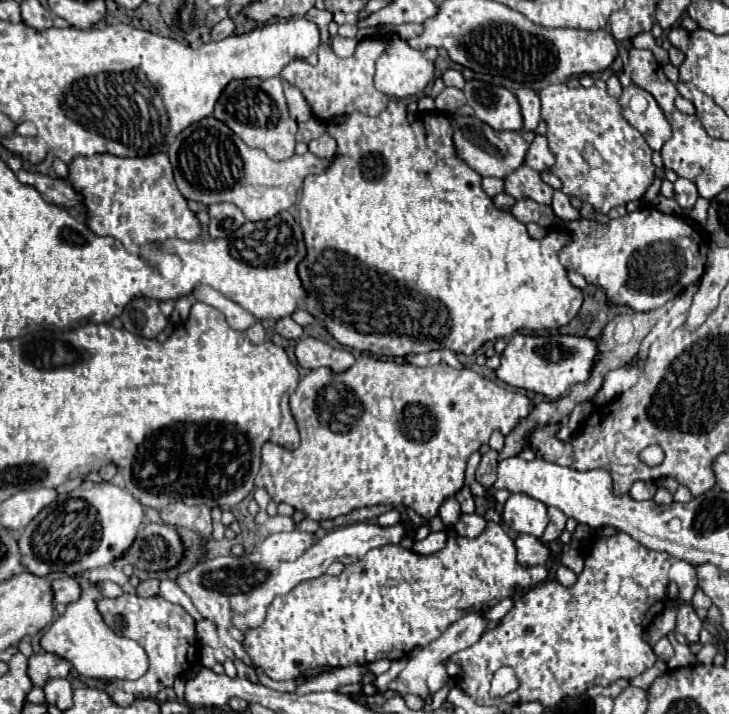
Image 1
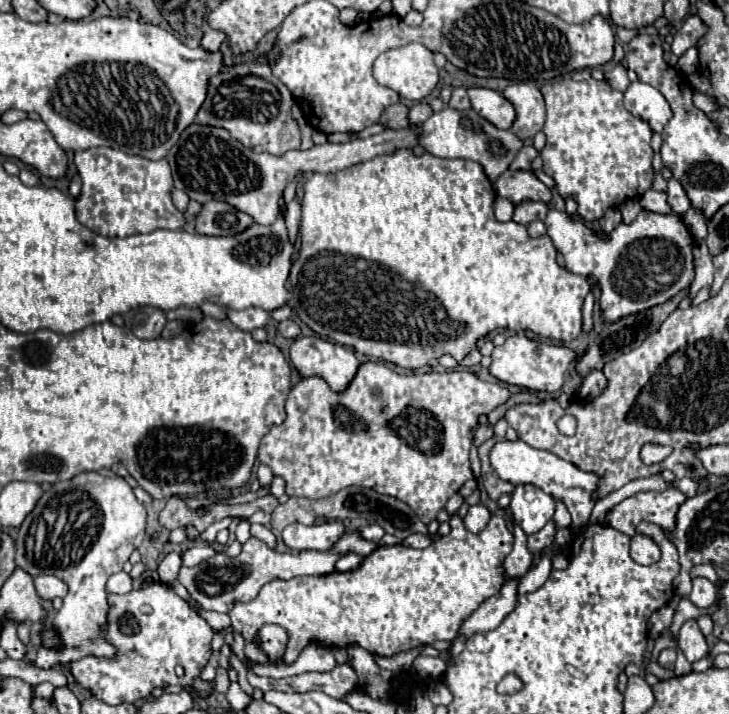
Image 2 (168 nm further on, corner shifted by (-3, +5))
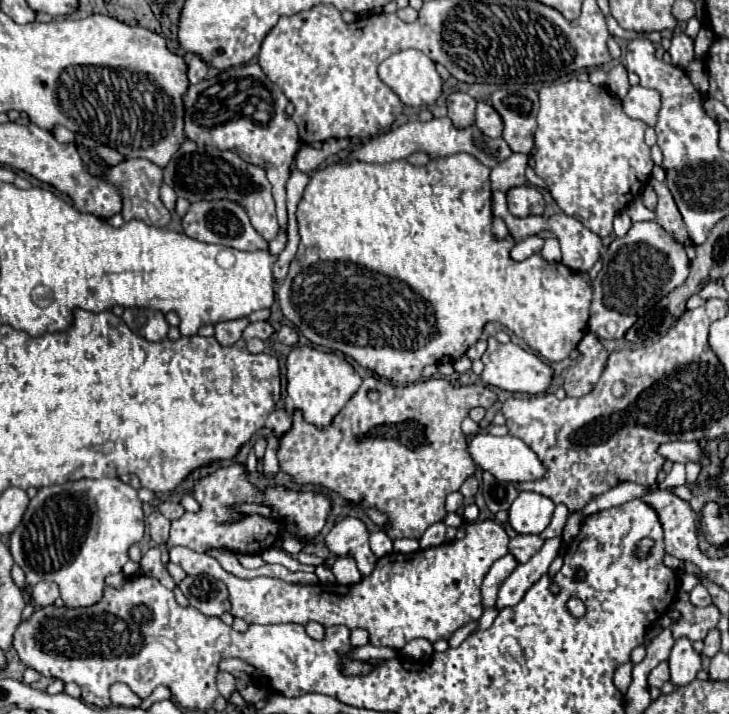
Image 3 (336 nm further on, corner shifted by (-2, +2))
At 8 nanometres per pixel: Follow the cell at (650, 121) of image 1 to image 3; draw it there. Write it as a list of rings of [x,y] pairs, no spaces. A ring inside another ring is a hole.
[[[632,86],[622,100],[622,106],[630,118],[636,118],[648,126],[654,126],[658,120],[662,102],[660,102],[660,94],[656,90],[644,88],[644,86]]]

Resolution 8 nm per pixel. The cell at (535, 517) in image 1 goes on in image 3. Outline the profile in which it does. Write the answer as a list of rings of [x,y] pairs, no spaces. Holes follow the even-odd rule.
[[[520,492],[508,510],[508,522],[518,534],[540,534],[550,524],[552,512],[554,502],[550,498],[536,492]]]

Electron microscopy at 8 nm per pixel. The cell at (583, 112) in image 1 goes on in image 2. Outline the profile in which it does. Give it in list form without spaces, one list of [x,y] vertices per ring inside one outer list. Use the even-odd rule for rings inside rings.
[[[563,79],[543,85],[541,93],[547,107],[543,171],[553,177],[563,199],[573,197],[577,201],[581,221],[597,221],[605,215],[609,203],[619,207],[651,189],[651,127],[623,107],[621,91],[611,89],[607,81]]]

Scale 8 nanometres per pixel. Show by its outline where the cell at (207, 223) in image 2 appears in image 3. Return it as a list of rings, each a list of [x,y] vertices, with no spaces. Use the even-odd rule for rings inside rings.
[[[212,200],[212,202],[198,202],[192,204],[188,214],[182,218],[182,226],[186,236],[196,238],[200,242],[210,244],[222,244],[238,250],[254,250],[254,248],[266,248],[268,242],[252,228],[246,210],[240,204],[228,202],[228,200]]]

